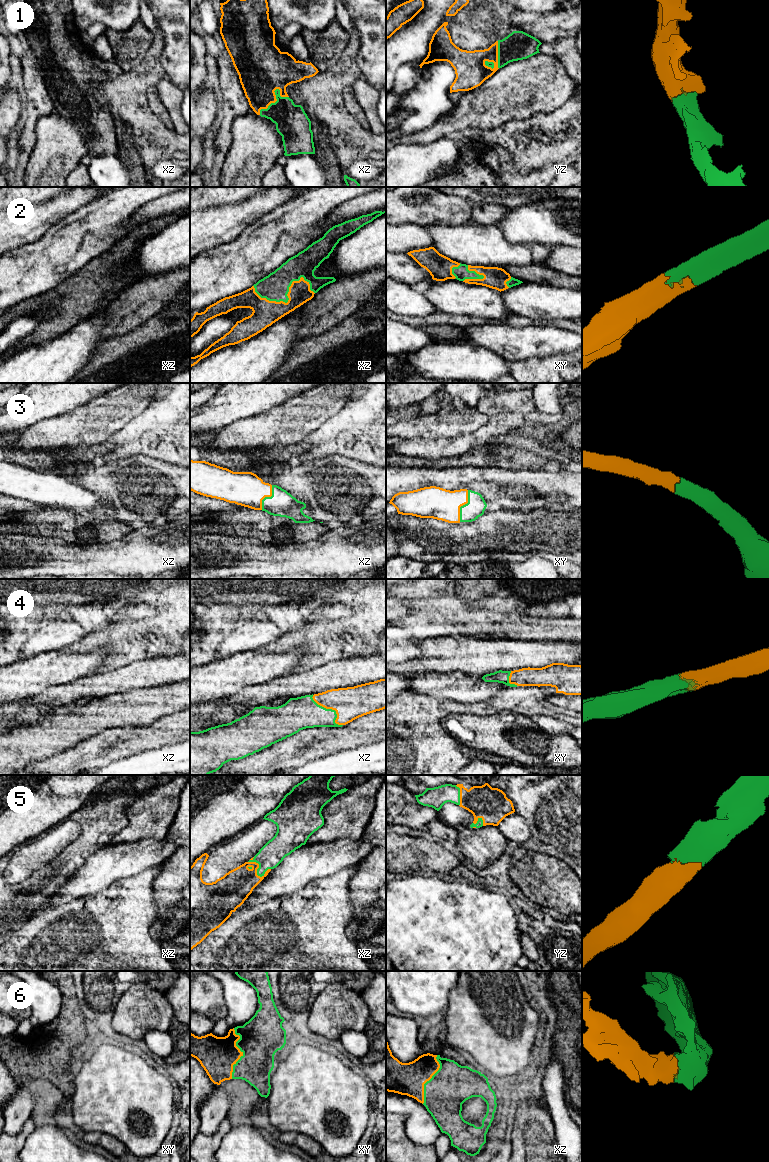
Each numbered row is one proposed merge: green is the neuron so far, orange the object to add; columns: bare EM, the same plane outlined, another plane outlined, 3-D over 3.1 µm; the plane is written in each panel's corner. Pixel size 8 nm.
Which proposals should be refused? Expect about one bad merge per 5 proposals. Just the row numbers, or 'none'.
none

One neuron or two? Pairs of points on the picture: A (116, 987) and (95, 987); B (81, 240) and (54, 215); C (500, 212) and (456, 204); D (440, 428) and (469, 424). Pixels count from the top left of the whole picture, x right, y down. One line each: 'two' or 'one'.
A: one
B: two
C: two
D: one

